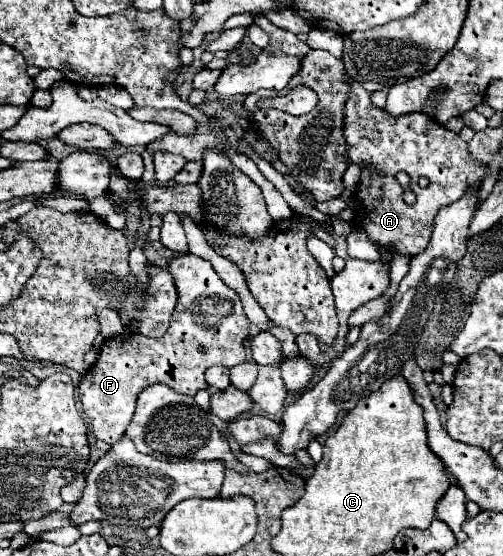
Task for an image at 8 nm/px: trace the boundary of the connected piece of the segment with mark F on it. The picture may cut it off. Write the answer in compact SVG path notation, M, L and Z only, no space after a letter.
M185 253L171 259L167 271L177 287L177 305L167 333L161 339L123 333L105 341L97 363L79 383L83 411L91 419L95 437L111 445L125 433L135 411L137 395L147 385L165 383L193 397L199 389L207 389L203 375L209 367L233 367L246 359L243 344L249 337L249 319L241 307L239 295L219 279L211 263Z

